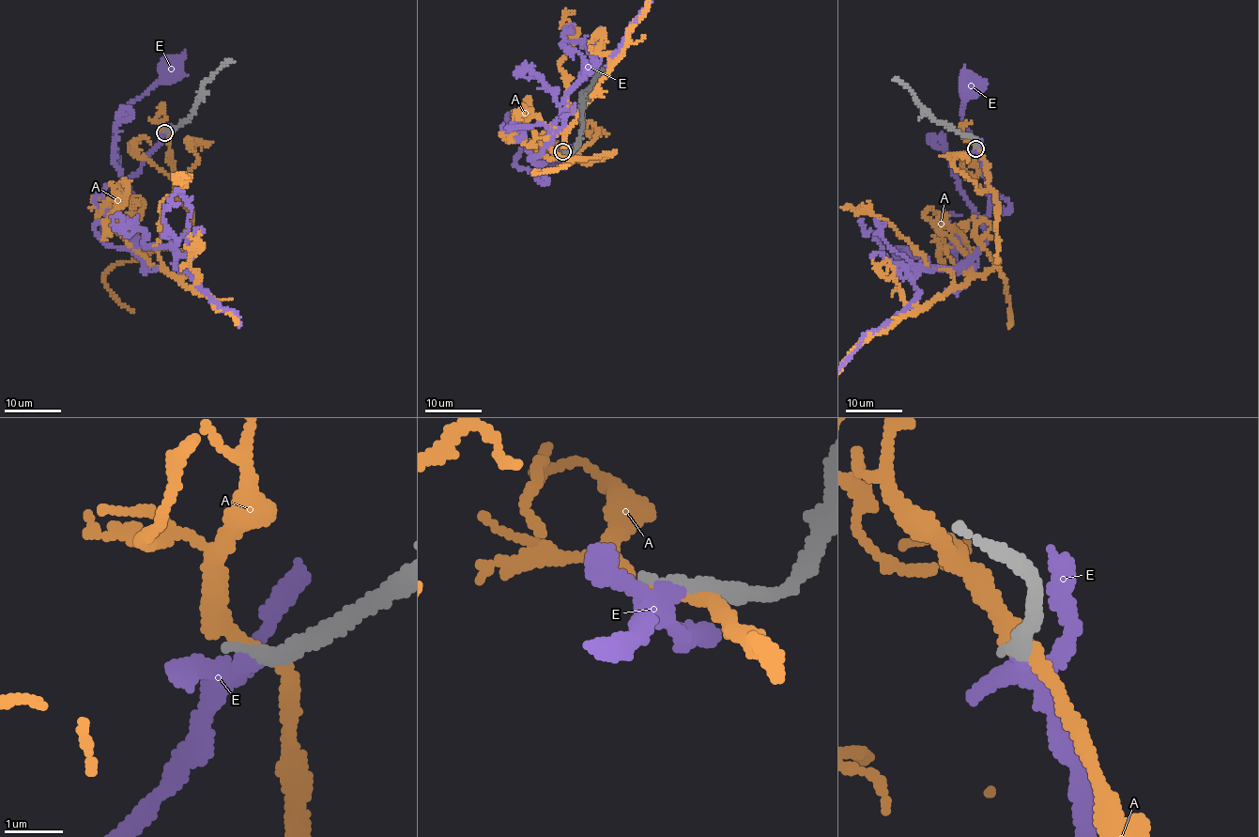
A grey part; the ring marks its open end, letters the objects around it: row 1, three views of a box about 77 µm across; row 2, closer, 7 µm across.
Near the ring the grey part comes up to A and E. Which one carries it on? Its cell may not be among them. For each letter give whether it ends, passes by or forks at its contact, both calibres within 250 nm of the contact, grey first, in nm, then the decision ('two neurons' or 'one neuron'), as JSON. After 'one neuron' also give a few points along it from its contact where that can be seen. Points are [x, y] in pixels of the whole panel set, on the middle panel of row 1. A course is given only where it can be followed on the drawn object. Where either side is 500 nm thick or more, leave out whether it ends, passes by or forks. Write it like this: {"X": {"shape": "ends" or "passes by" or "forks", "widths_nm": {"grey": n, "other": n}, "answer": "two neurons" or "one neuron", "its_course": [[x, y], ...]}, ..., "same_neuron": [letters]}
{"A": {"shape": "passes by", "widths_nm": {"grey": 280, "other": 240}, "answer": "two neurons"}, "E": {"shape": "forks", "widths_nm": {"grey": 280, "other": 260}, "answer": "one neuron"}, "same_neuron": ["E"]}

